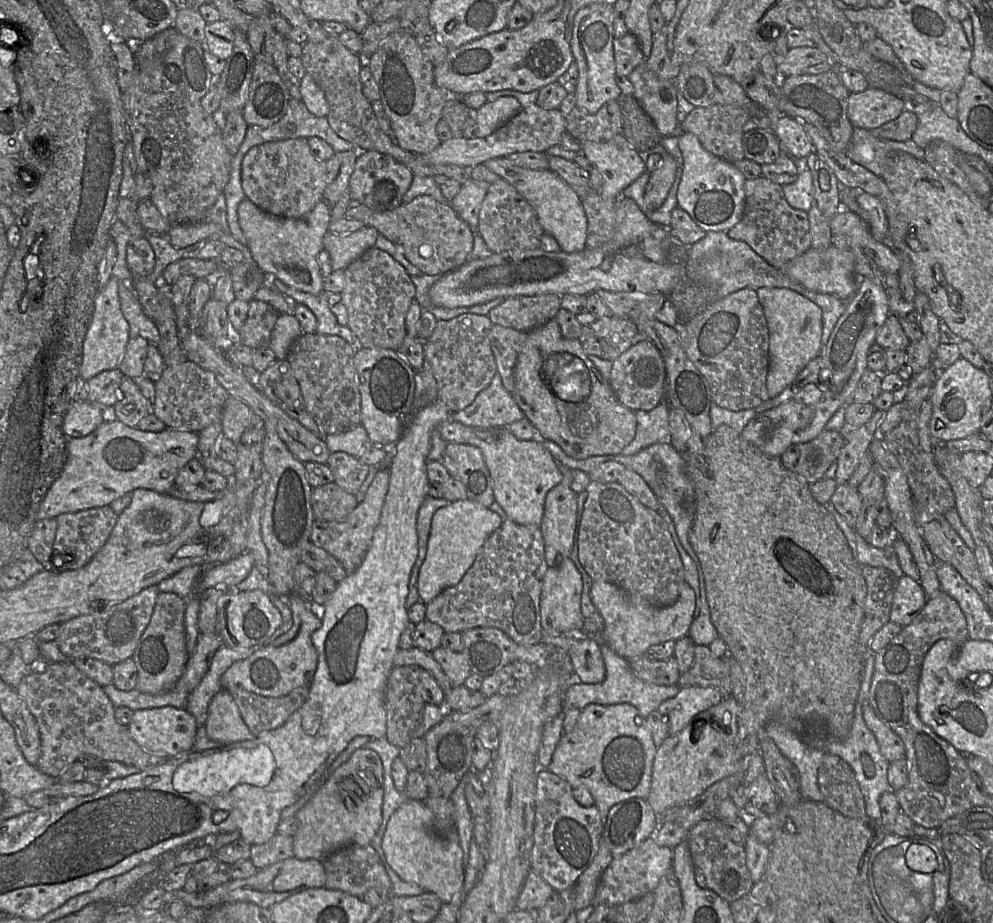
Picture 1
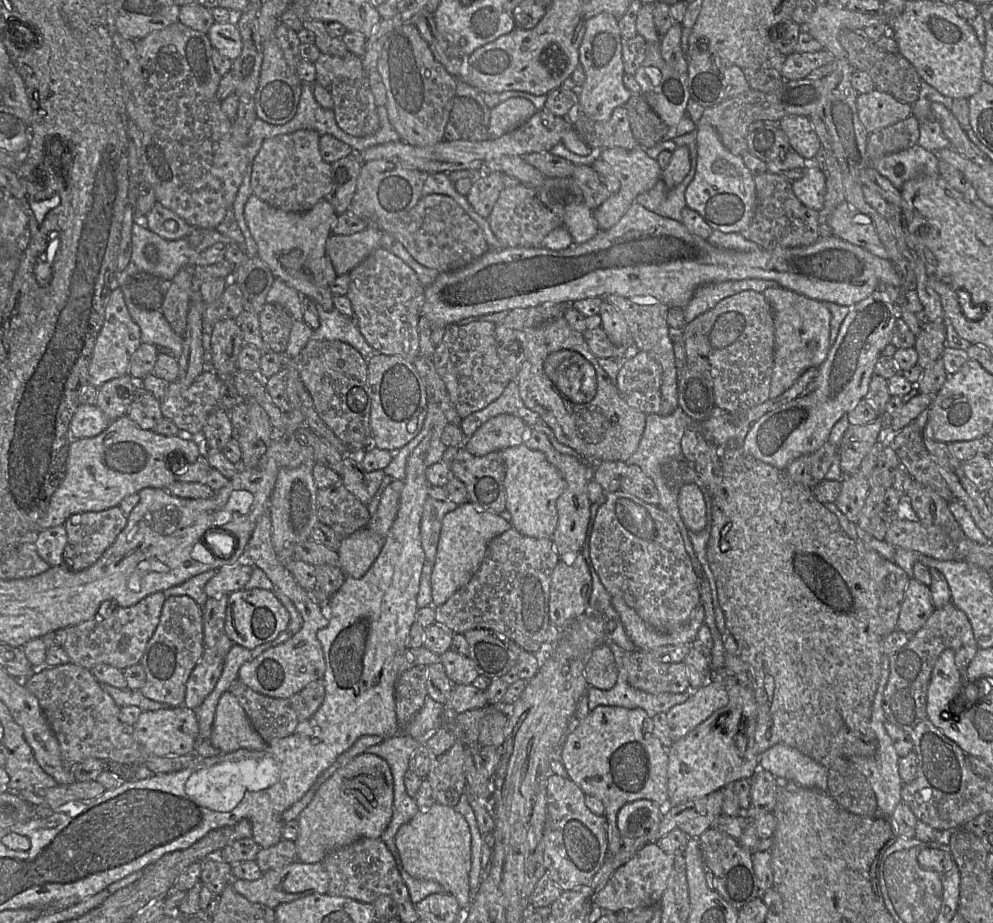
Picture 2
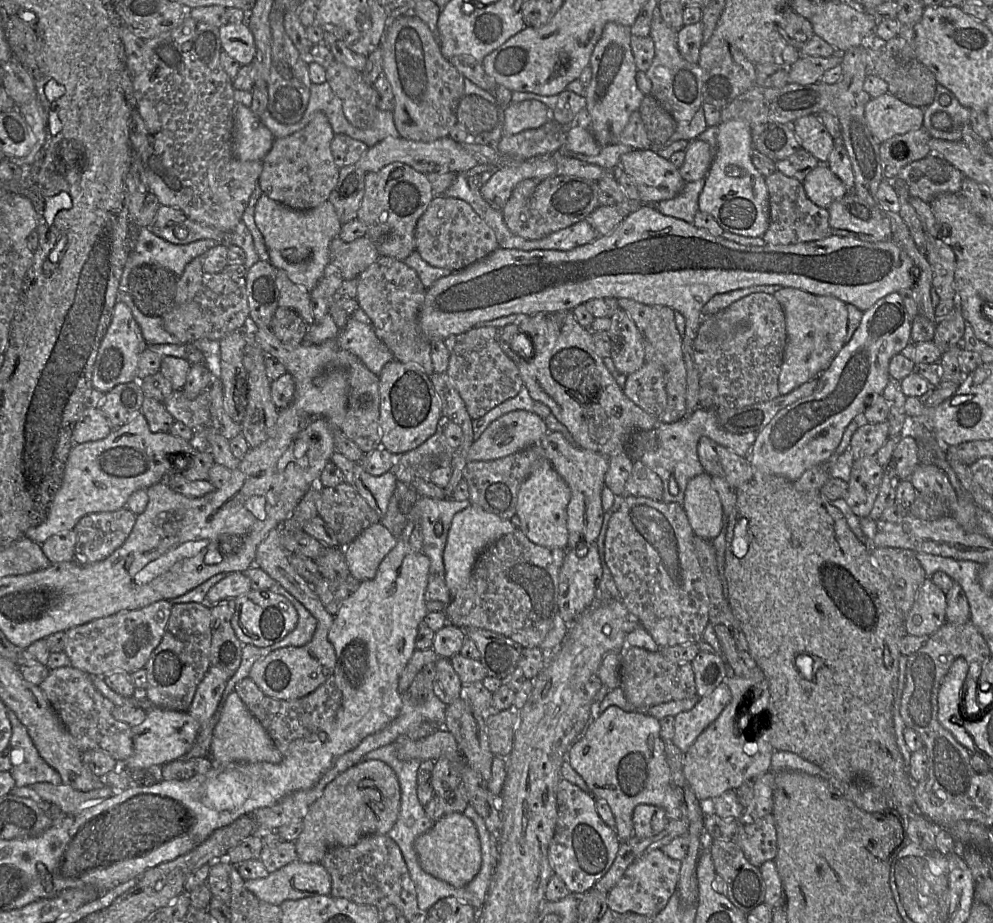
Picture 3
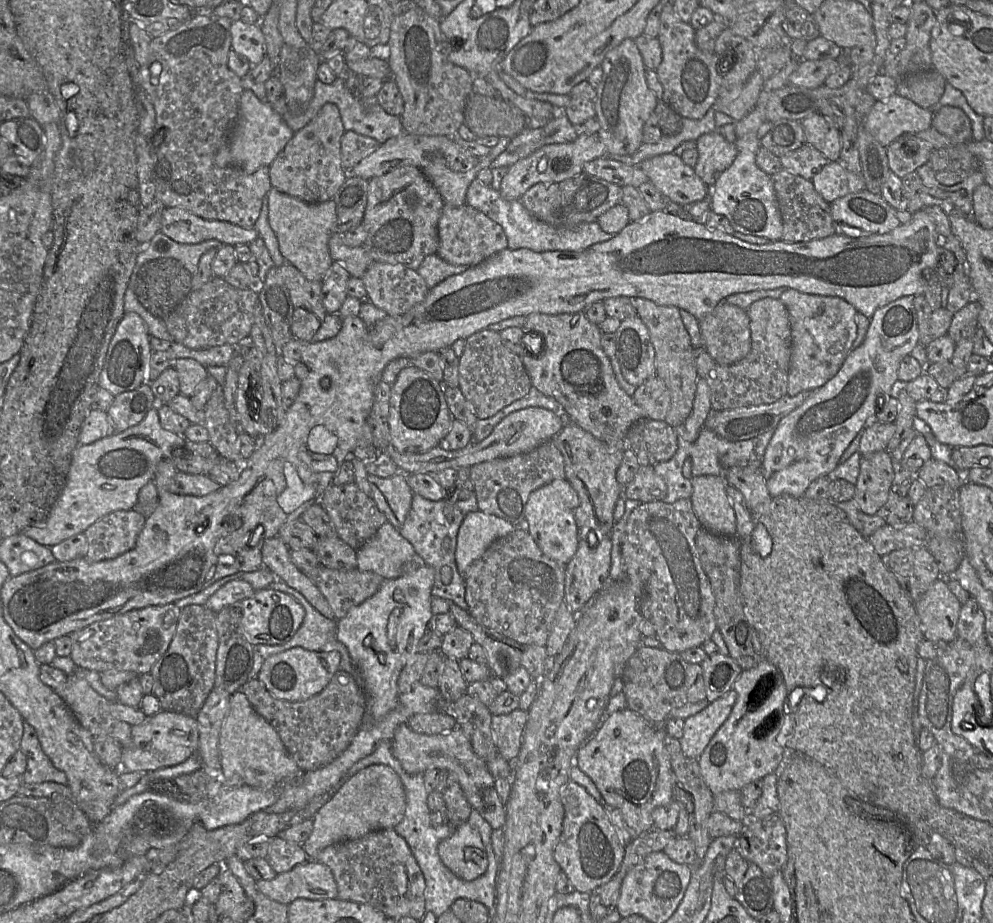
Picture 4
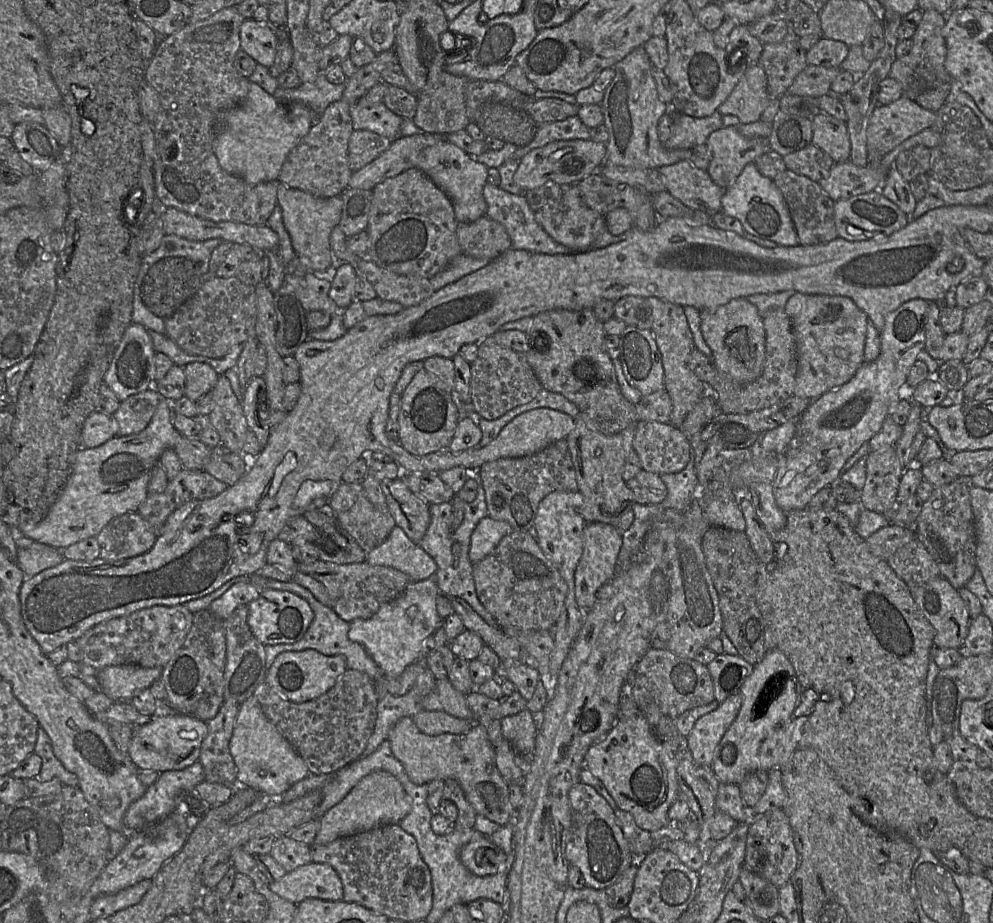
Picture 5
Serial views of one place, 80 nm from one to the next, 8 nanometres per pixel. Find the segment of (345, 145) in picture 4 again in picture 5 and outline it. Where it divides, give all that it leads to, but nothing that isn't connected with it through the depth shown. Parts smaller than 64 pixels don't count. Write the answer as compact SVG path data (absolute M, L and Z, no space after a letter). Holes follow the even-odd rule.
M354 130L348 143L348 165L352 172L362 169L391 145L392 141L368 130Z

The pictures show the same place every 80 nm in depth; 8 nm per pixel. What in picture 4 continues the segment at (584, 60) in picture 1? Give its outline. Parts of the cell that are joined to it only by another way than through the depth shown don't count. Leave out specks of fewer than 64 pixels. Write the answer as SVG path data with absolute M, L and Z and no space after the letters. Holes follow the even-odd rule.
M625 39L609 51L601 65L602 79L593 101L600 129L599 137L610 157L630 156L643 144L643 127L653 113L658 99L646 81L646 67L635 42Z

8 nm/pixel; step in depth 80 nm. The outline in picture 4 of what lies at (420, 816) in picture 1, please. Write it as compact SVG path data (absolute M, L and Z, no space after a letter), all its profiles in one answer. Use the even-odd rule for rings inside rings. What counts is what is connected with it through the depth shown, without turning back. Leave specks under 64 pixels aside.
M469 822L453 828L452 834L439 844L438 854L445 866L465 881L481 877L488 868L481 835Z

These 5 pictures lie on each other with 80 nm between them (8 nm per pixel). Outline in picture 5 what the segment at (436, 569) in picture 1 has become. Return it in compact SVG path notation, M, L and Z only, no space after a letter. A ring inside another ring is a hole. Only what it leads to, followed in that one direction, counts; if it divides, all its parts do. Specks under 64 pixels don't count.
M487 516L479 521L471 535L469 559L475 564L490 554L500 540L515 529L507 522Z

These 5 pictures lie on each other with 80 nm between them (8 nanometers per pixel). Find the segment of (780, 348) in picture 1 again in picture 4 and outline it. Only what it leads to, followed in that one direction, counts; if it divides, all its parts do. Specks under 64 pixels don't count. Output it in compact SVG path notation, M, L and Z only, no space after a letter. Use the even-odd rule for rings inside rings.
M787 288L779 297L786 307L791 327L791 359L788 374L787 395L794 396L801 392L811 392L829 381L841 368L848 353L855 348L857 310L846 300L837 296L814 295Z

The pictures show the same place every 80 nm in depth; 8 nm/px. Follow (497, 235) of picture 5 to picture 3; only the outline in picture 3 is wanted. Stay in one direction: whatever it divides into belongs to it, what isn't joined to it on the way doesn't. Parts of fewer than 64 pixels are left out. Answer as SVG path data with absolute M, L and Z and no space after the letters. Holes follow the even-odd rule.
M435 195L416 224L415 251L433 267L463 270L498 248L494 230L468 203L457 198Z

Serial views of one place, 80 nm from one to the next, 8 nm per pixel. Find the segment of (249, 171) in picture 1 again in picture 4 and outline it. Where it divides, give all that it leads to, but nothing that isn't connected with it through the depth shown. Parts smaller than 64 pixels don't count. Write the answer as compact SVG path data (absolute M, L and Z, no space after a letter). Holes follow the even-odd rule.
M325 104L268 167L272 188L307 203L331 200L347 178L348 171L341 164L341 138L345 132L338 107Z

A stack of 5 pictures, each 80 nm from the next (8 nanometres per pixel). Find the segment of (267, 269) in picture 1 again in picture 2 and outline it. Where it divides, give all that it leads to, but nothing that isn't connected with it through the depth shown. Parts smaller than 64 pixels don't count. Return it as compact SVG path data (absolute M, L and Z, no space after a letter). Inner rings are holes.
M251 195L244 206L244 217L258 247L257 256L270 268L276 279L295 288L327 310L333 310L330 291L324 279L326 243L333 234L337 213L326 200L320 200L306 212L288 212L270 206L256 195Z

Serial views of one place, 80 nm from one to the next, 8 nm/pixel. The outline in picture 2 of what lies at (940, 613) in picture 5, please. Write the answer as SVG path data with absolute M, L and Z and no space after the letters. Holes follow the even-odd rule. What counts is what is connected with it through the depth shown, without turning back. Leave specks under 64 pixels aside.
M910 578L905 589L897 628L907 634L917 632L934 609L929 587L914 578Z

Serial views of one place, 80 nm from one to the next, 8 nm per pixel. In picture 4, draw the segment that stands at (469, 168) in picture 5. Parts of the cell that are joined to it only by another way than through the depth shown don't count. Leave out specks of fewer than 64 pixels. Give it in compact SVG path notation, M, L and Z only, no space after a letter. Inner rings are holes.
M443 157L432 158L432 161L421 170L437 189L445 204L455 207L466 204L468 187L476 179L478 172L478 170L452 171L447 167Z

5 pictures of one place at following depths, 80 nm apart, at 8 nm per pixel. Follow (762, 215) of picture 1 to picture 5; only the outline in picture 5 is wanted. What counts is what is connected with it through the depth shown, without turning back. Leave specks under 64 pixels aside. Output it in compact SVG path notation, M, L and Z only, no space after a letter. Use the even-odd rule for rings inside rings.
M789 169L778 174L772 181L786 201L799 244L823 244L838 237L833 217L835 201L825 193L819 183Z

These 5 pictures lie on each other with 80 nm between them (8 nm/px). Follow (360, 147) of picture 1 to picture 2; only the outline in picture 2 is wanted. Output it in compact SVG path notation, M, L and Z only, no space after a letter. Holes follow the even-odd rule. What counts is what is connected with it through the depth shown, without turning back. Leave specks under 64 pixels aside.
M321 53L313 64L316 69L316 82L332 97L338 126L355 137L374 134L379 129L377 106L361 58L354 54L338 57Z

